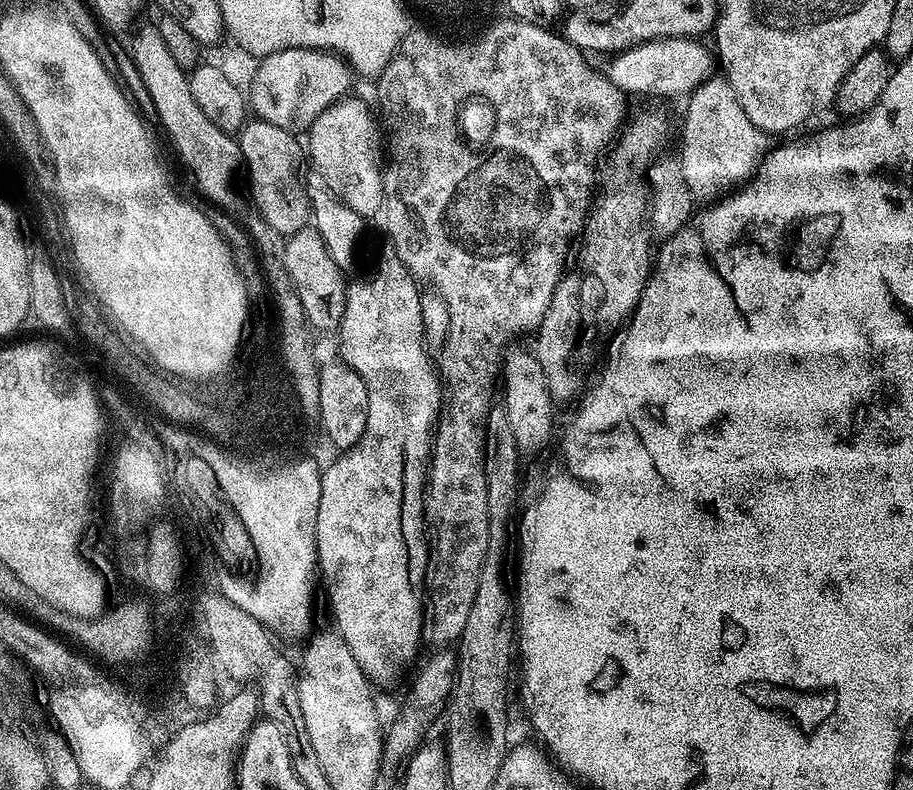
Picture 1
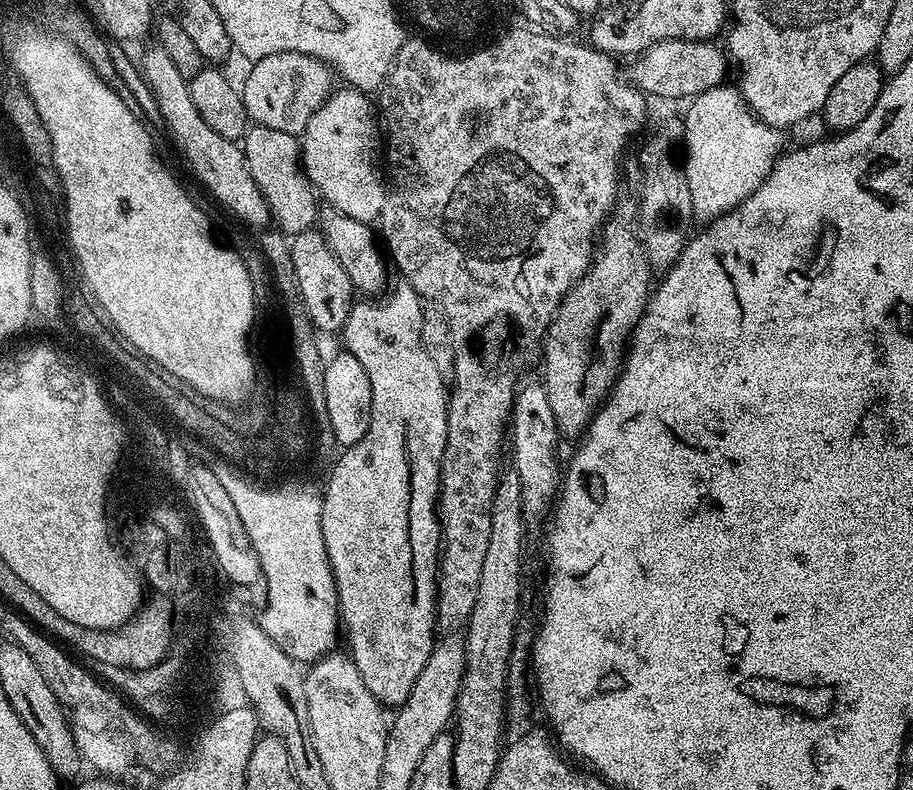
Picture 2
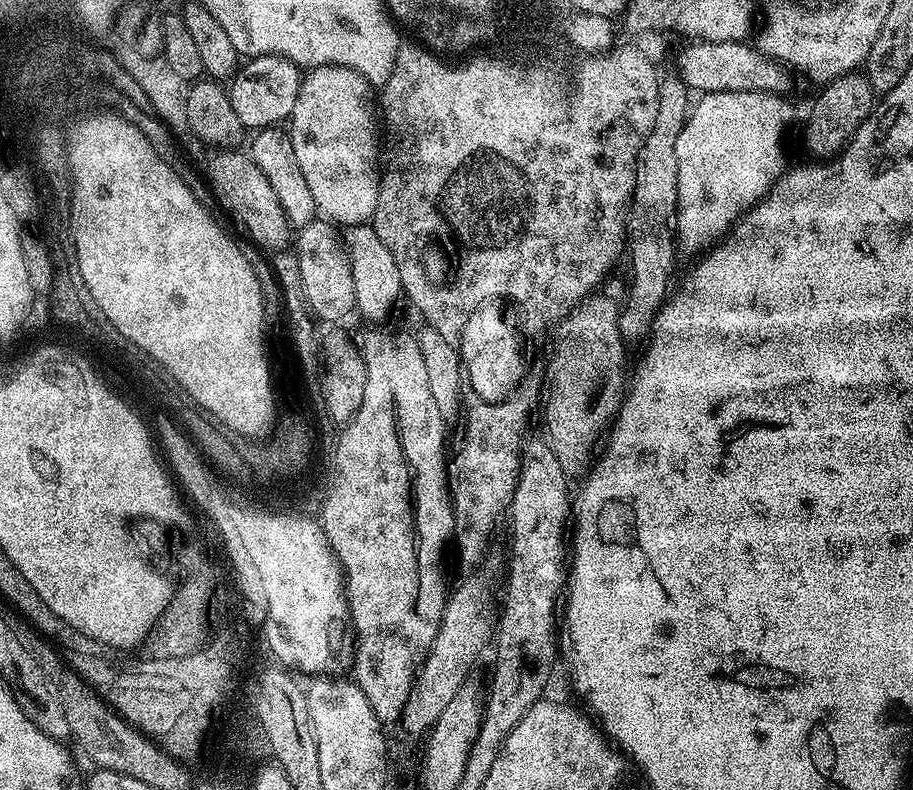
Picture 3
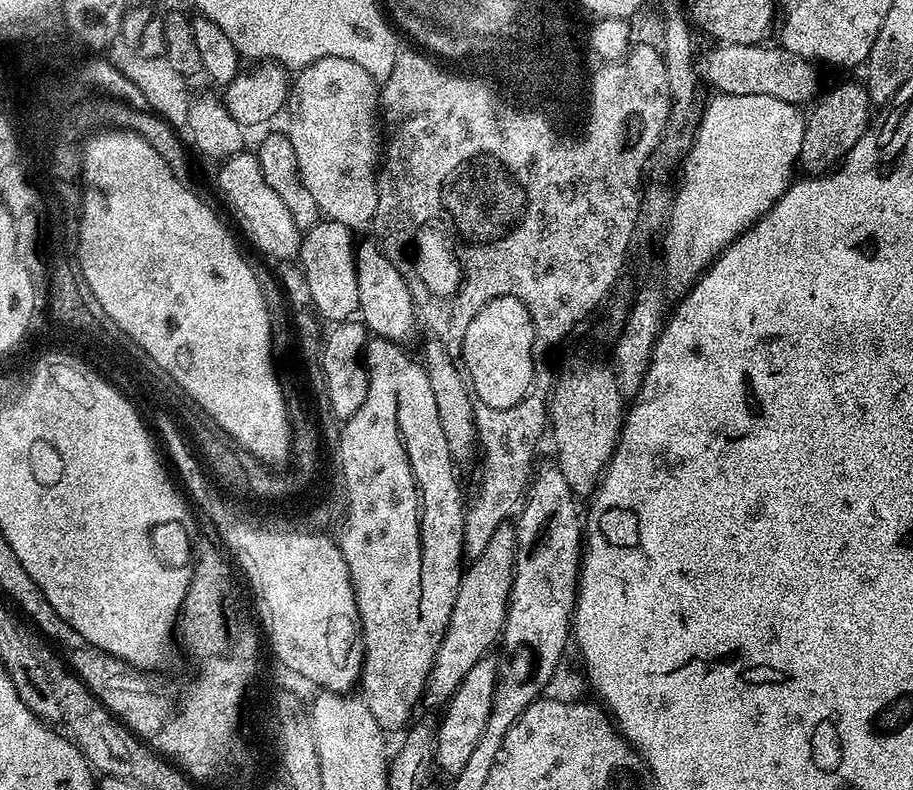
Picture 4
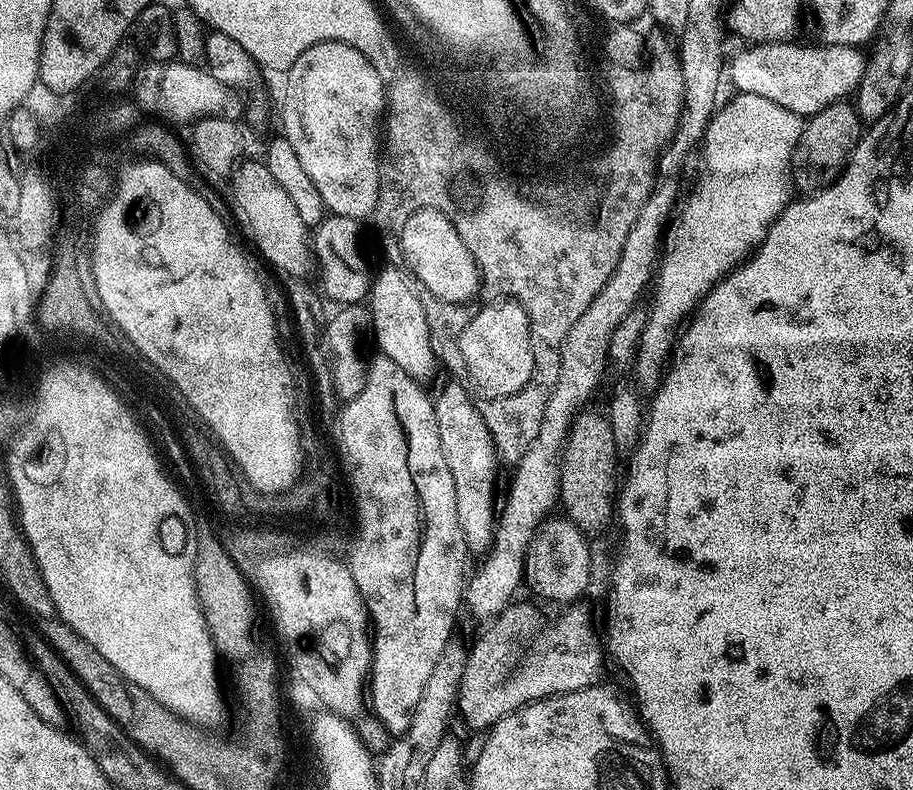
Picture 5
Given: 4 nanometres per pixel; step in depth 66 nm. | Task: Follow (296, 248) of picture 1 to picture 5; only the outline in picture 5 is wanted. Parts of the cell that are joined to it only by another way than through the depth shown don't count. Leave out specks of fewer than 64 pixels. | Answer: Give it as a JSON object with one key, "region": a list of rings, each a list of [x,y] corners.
{"region":[[[328,214],[321,224],[315,225],[310,236],[310,247],[318,268],[320,264],[319,291],[325,297],[328,295],[336,306],[359,305],[372,287],[373,273],[368,272],[368,260],[360,249],[360,227],[359,220]]]}

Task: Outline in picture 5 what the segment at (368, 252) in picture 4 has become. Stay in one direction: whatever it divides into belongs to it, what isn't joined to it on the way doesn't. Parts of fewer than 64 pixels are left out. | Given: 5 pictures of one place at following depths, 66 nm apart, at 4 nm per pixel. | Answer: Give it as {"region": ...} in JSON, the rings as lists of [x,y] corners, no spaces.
{"region":[[[403,267],[384,268],[373,275],[372,287],[368,289],[366,307],[371,313],[371,335],[376,335],[376,344],[379,351],[390,362],[402,366],[406,374],[410,374],[415,380],[427,381],[427,376],[435,368],[438,361],[432,343],[430,342],[430,330],[426,322],[425,297],[419,296],[417,285],[413,277]]]}

